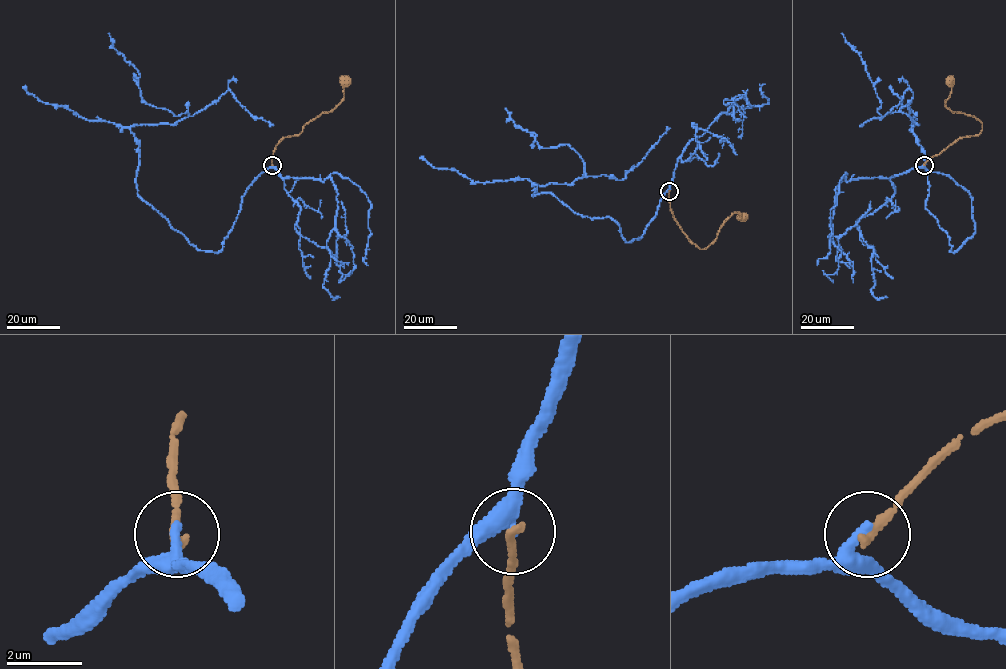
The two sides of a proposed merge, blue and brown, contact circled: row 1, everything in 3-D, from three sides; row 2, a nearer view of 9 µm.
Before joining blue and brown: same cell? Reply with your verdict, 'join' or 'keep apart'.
keep apart

